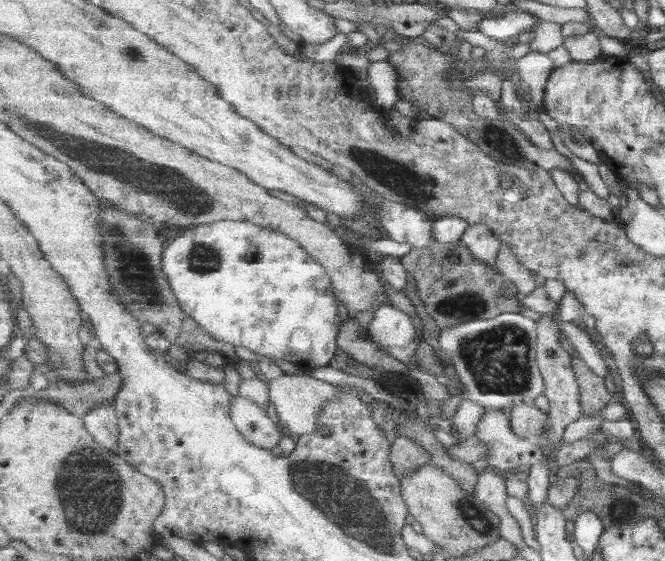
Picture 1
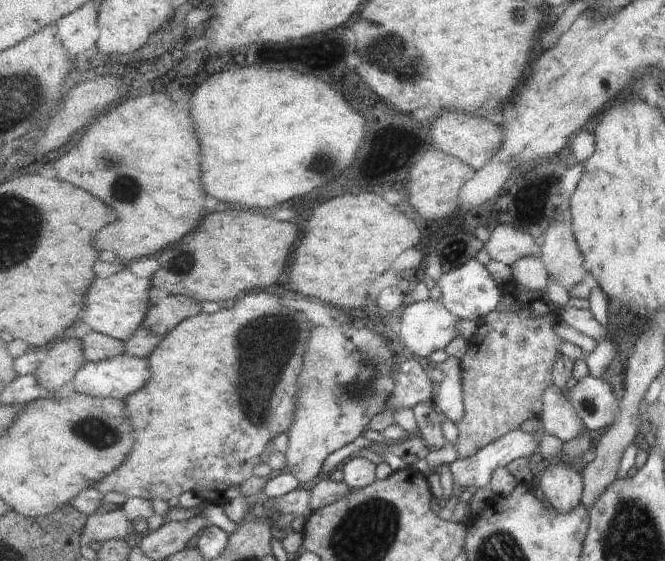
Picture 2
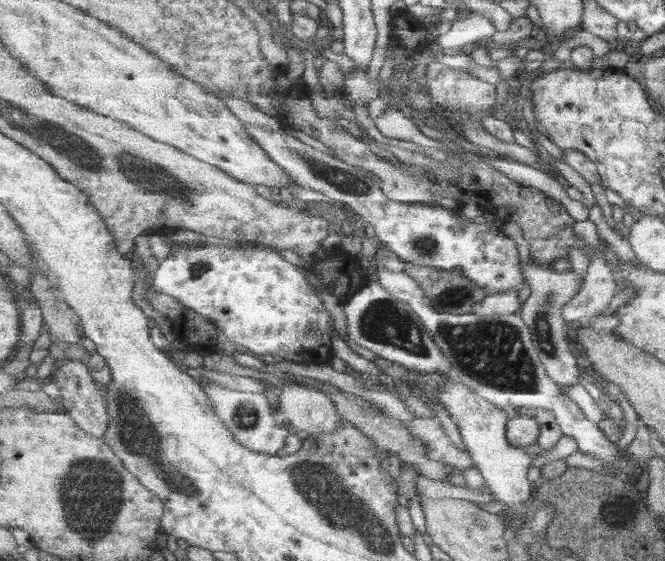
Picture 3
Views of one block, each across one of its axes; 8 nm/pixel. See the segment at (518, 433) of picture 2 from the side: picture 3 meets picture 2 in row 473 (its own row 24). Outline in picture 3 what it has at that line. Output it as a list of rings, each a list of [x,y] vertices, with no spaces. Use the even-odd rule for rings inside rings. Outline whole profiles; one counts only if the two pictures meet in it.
[[[469,12],[467,18],[453,20],[451,30],[447,34],[439,35],[434,42],[444,52],[451,53],[484,44],[497,31],[493,21],[487,16]]]

